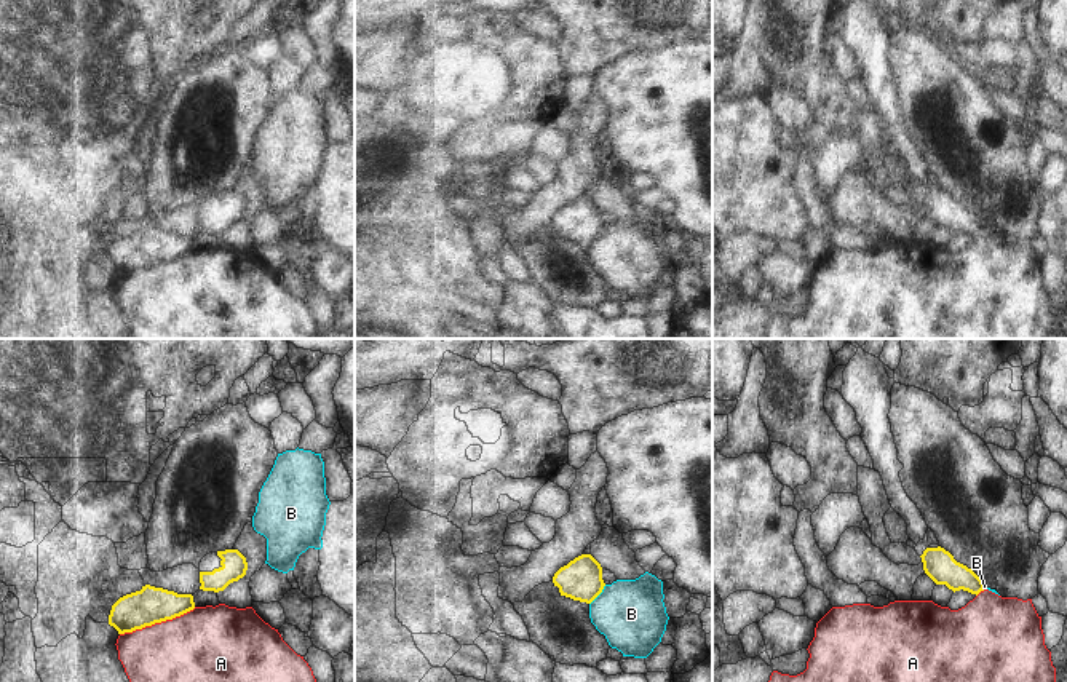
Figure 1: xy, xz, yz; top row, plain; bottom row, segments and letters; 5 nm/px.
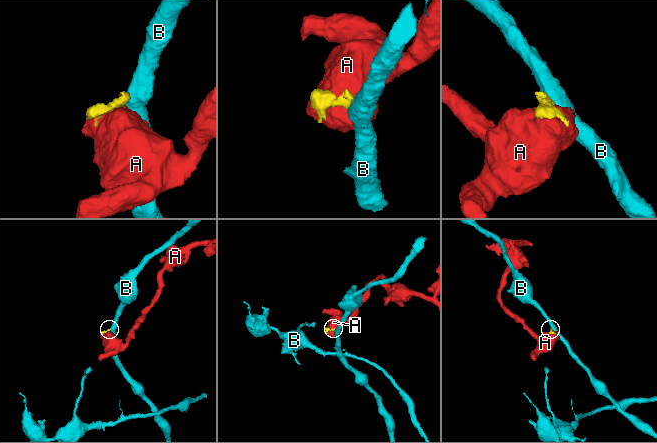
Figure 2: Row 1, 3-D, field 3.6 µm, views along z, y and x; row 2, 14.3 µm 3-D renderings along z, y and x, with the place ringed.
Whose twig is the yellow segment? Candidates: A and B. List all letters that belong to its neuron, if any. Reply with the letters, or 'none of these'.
none of these

